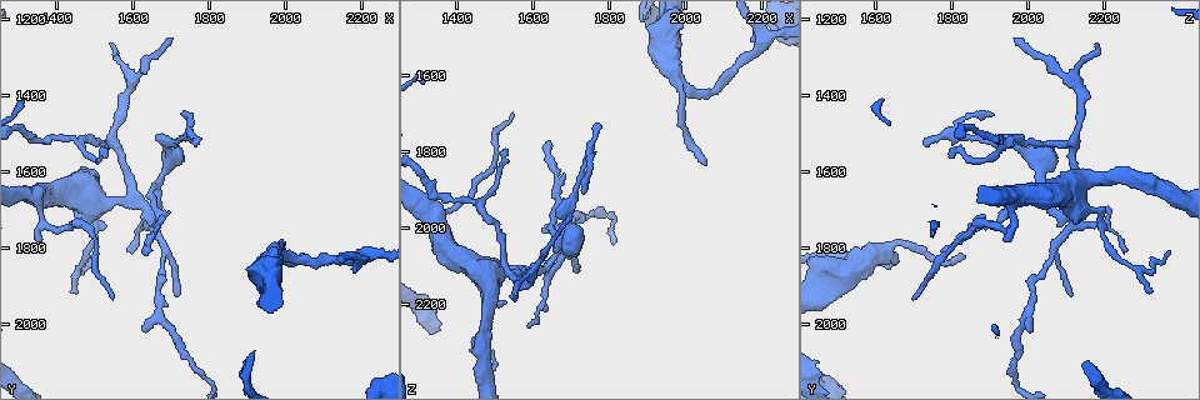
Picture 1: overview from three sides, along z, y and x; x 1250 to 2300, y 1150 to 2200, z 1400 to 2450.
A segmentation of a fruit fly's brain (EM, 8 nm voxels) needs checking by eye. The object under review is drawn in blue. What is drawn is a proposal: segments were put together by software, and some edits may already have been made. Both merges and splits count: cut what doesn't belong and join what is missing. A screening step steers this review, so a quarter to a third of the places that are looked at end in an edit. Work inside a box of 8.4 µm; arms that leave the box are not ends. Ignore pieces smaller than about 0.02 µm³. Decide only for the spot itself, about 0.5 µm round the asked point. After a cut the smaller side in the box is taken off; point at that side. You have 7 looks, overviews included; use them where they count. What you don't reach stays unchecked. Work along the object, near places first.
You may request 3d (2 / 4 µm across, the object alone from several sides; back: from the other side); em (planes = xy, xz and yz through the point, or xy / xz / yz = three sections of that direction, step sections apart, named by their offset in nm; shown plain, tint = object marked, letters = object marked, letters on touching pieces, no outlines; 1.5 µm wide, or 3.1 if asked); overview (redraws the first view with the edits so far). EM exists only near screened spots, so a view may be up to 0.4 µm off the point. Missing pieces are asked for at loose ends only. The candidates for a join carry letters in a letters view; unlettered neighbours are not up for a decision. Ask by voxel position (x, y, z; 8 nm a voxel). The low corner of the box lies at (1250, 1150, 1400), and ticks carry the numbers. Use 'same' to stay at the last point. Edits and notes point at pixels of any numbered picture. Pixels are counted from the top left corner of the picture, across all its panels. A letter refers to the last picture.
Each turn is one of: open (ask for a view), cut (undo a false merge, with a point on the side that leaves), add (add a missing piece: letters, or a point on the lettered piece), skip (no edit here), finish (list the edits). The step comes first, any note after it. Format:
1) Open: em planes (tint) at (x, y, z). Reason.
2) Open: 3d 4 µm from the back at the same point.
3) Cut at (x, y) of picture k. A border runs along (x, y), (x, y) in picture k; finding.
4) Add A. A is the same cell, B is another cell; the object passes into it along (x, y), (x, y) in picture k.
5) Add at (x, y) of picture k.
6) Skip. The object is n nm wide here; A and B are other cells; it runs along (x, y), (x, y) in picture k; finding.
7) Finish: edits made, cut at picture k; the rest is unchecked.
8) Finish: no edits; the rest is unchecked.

Open: 3d 2 µm at (1645, 1715, 2090). A fork.

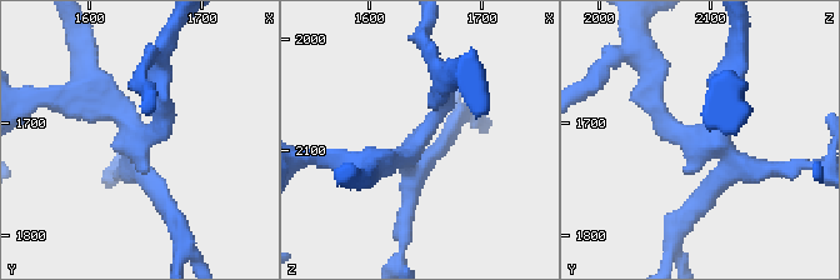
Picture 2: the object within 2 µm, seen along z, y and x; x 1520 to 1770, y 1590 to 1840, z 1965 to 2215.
Open: em yz step 4 (tint) at (1642, 1724, 2092).

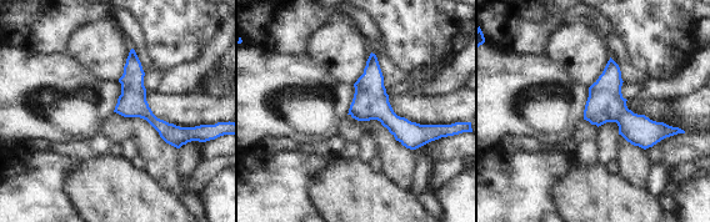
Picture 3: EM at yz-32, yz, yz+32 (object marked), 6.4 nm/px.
Open: em planes (letters) at the same point. Another direction.

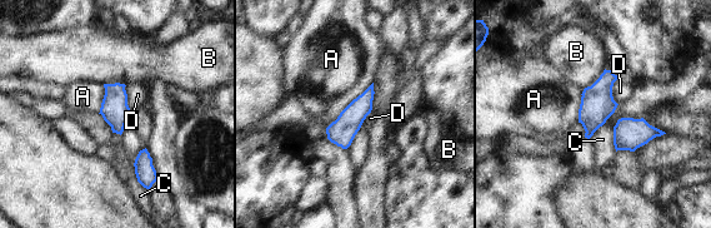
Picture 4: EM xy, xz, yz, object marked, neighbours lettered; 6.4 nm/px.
Skip. The longest contact is with A, 420 nm; A, B, C and D are other cells; a border runs along (372, 82), (326, 128) in picture 4; one cell here.

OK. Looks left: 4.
Open: em xz step 4 (letters) at (1645, 1805, 1775). Tapers out.

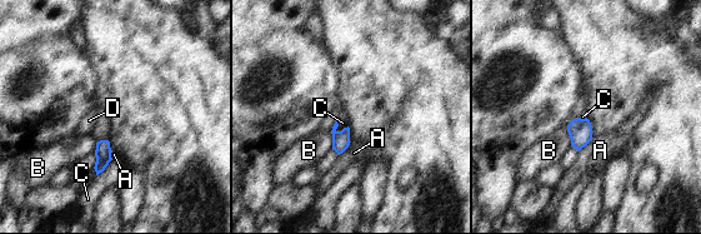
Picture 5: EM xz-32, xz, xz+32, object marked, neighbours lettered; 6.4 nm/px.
Skip. A, B, C and D are other cells; a border runs along (579, 116), (574, 118), (567, 125) in picture 5; no lettered piece goes on from it.

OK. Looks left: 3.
Open: 3d 4 µm at (1540, 1265, 2180). Thin end.

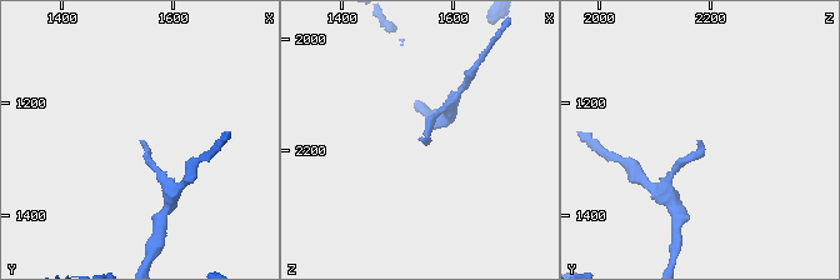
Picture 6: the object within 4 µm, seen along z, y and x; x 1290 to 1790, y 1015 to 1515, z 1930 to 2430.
Open: em planes (letters) at (1540, 1270, 2180). Now the EM.

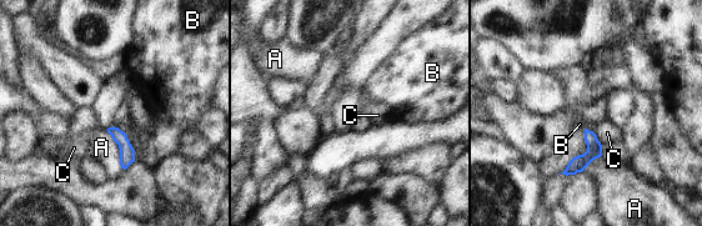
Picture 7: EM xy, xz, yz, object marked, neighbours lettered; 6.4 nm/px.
Skip. A, B and C are other cells; none of them fits.

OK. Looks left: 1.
Finish: no edits; the rest is unchecked.

